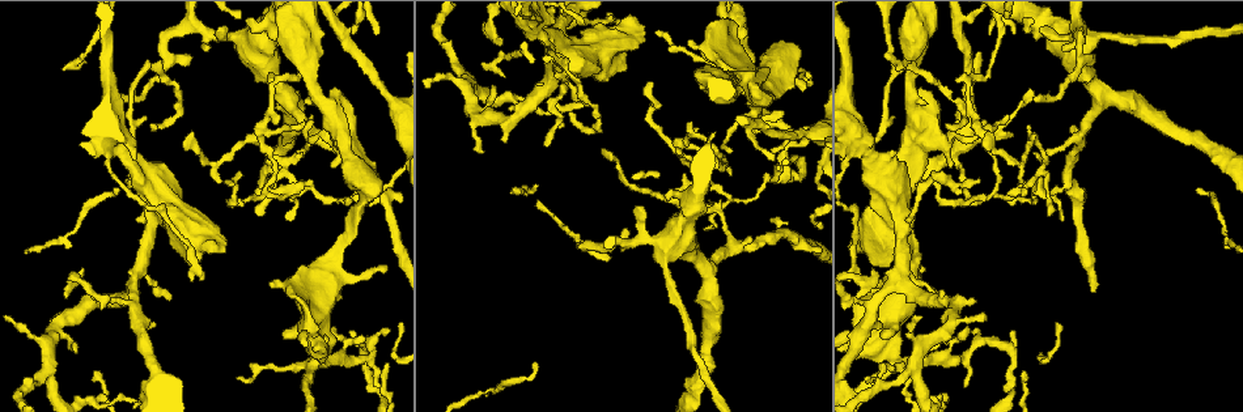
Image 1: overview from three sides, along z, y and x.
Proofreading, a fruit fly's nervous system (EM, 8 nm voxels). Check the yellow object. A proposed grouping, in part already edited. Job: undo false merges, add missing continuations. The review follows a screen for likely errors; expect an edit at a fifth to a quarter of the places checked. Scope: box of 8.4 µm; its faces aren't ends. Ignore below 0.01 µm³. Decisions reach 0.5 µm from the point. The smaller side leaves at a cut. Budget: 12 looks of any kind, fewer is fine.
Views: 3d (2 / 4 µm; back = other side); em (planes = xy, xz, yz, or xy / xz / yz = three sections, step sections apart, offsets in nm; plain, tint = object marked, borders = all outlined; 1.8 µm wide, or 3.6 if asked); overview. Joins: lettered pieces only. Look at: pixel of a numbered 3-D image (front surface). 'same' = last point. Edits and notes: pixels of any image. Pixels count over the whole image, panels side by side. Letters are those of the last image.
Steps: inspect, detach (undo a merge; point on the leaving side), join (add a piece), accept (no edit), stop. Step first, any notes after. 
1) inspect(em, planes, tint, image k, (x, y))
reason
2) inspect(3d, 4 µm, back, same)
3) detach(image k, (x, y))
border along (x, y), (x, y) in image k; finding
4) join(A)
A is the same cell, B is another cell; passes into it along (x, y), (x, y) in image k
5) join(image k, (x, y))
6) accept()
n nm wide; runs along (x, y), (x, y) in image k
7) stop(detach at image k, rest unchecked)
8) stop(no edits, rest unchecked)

inspect(em, 3.6 µm, xy, step 8, tint, image 1, (870, 240))
sharp bend

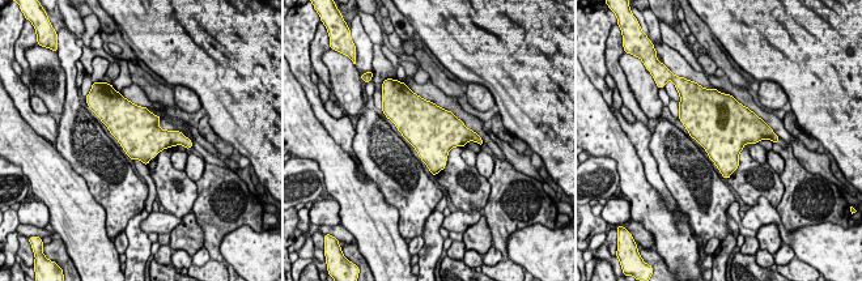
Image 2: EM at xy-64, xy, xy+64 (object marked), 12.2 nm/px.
inspect(em, 3.6 µm, planes, borders, same)
cut it another way

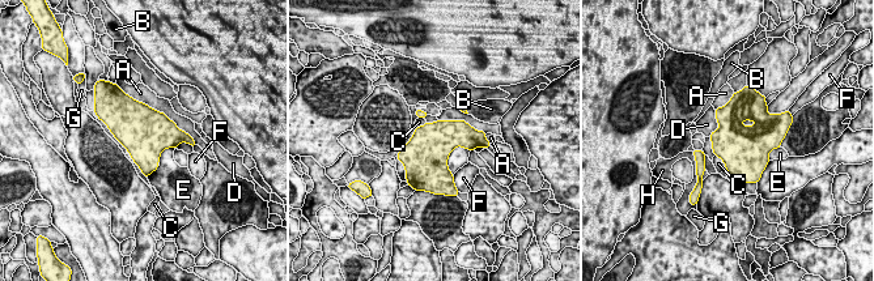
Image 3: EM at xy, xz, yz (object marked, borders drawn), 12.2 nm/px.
accept()
500 nm wide; A touches over 850 nm; A, B, C, D, E, F, G and H are other cells; one cell here

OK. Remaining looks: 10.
inspect(3d, 2 µm, image 1, (917, 36))

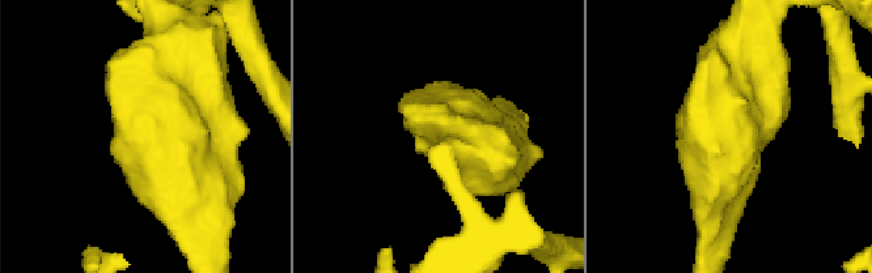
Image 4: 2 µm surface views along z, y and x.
inspect(em, 3.6 µm, xz, step 8, tint, image 4, (726, 135))
shape alone is not enough

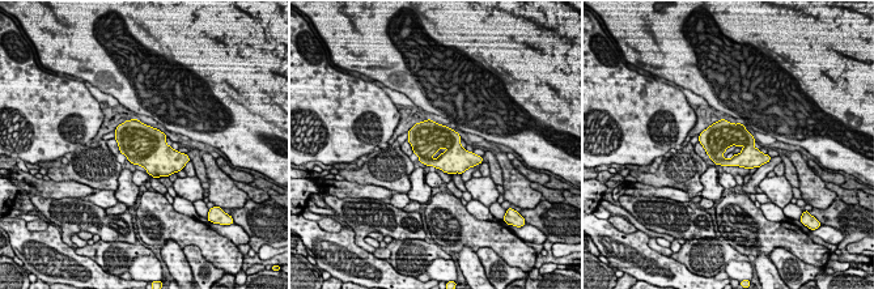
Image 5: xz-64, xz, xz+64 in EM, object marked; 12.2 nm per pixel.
inspect(em, 3.6 µm, yz, step 8, borders, same)
another direction

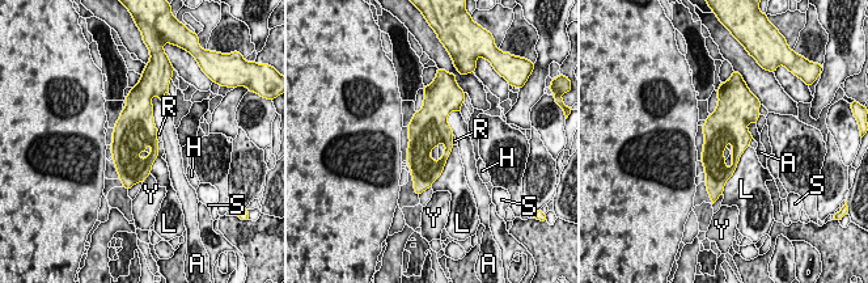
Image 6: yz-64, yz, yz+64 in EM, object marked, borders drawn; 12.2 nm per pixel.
accept()
400 nm wide; A, H, L, R, S and Y are other cells; continuous, no second cell

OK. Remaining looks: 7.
inspect(em, xy, step 16, borders, image 1, (264, 123))
sharp bend

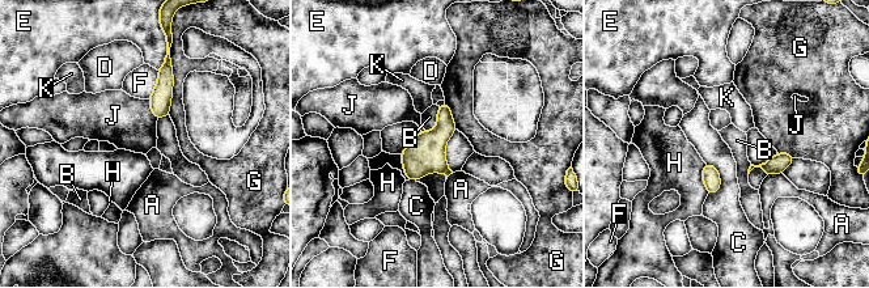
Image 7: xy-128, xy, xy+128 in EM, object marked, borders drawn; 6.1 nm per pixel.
inspect(em, planes, borders, same)
cut it another way

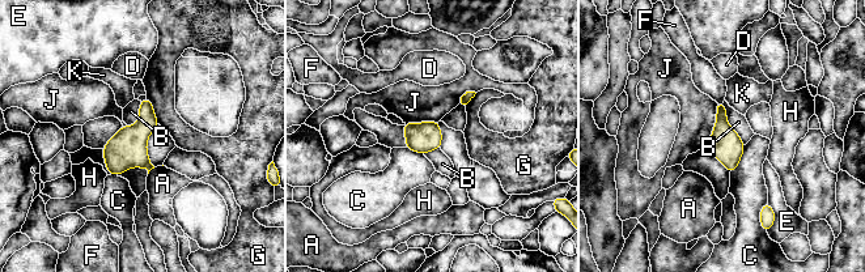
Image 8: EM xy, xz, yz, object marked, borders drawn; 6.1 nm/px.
accept()
A, B, C, D, E, F, G, H, J and K are other cells; all the same cell

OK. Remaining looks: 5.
inspect(3d, 4 µm, image 1, (972, 352))
sharp bend

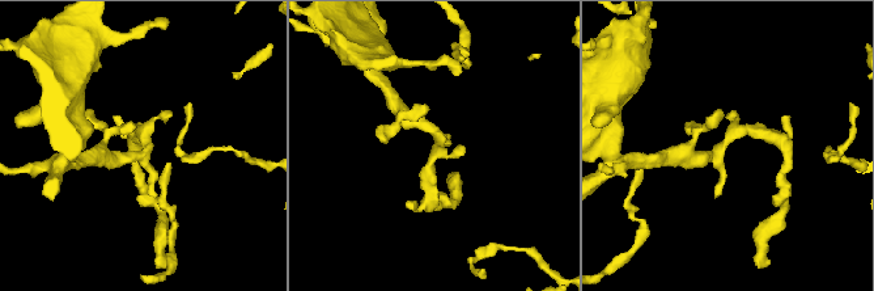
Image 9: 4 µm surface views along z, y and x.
inspect(em, yz, step 8, borders, image 9, (147, 143))
now the EM

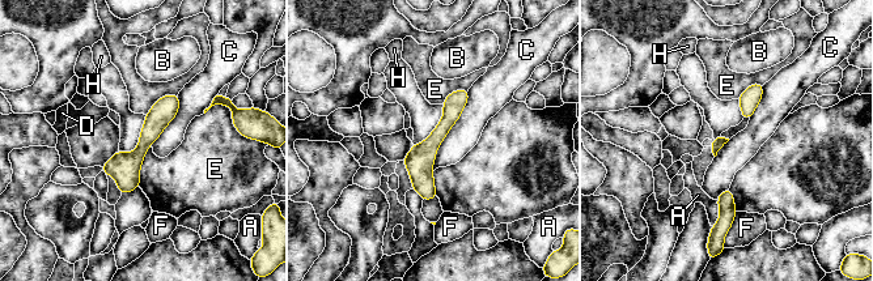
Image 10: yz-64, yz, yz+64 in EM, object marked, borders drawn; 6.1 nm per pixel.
accept()
A, B, C, D, E, F and H are other cells; continuous, no second cell

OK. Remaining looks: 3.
inspect(em, 3.6 µm, xz, step 16, tint, image 1, (863, 138))
sharp bend

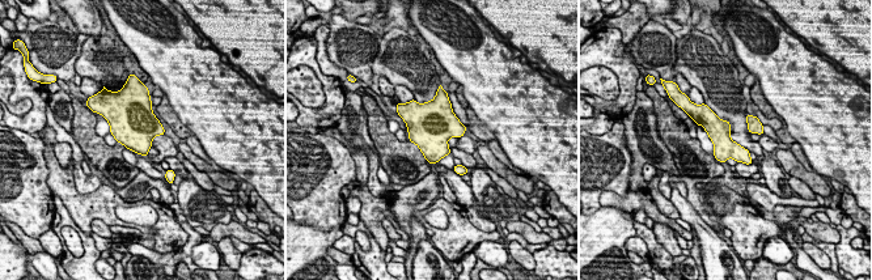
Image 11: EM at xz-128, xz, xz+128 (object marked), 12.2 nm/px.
inspect(em, 3.6 µm, planes, borders, same)

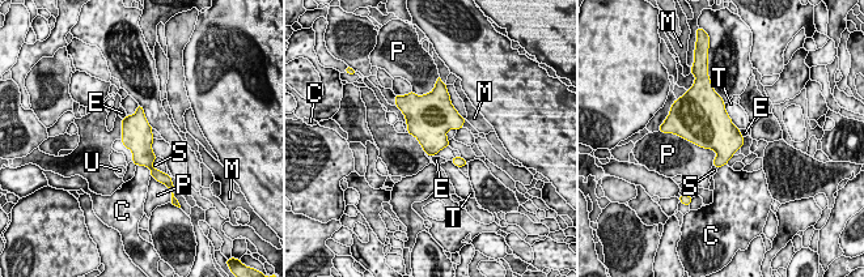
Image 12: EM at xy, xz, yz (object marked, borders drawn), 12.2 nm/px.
accept()
380 nm wide; C, E, M, P, S, T and U are other cells; border along (680, 136), (711, 148), (714, 165) in image 12; one cell here

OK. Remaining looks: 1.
stop(no edits, rest unchecked)

